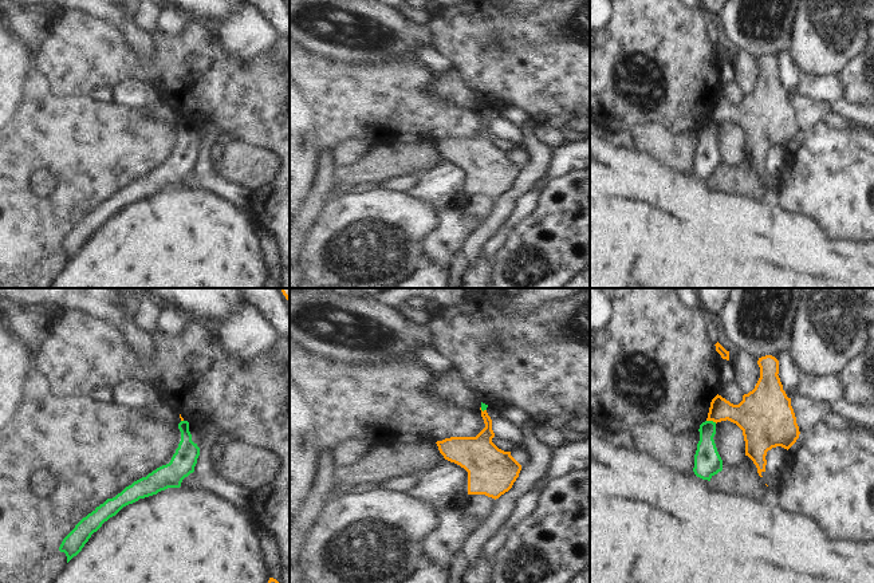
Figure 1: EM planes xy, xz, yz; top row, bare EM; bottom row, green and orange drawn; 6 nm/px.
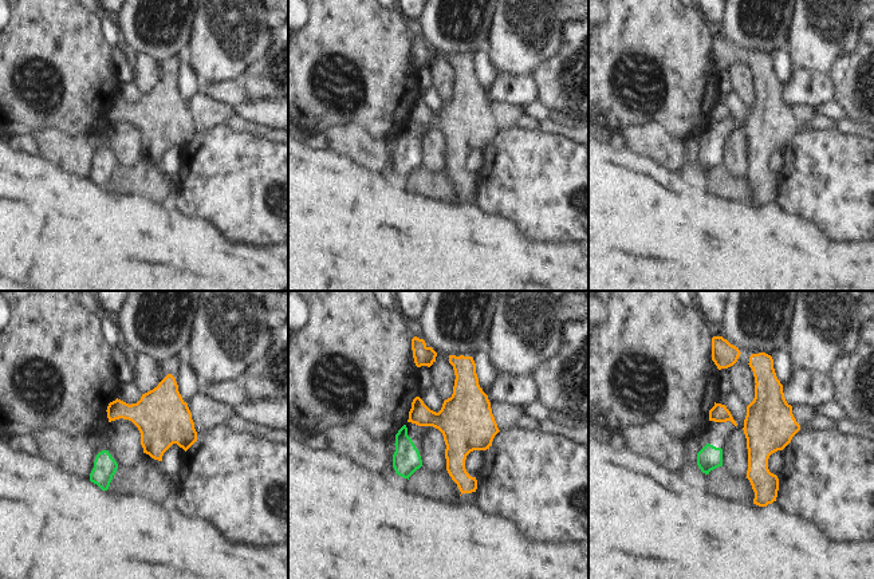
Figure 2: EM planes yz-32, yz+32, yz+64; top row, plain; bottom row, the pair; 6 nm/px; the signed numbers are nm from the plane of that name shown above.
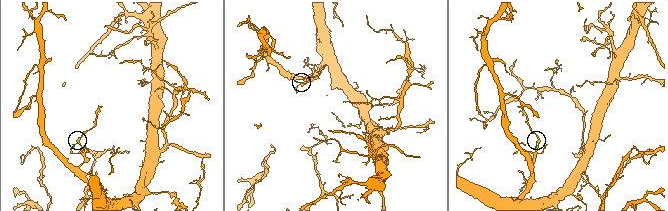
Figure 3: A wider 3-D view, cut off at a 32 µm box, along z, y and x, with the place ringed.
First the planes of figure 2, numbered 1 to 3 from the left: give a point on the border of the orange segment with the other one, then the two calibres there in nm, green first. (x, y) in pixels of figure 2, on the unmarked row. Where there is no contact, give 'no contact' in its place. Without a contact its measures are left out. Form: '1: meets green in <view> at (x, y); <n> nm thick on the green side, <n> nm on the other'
1: no contact
2: no contact
3: no contact

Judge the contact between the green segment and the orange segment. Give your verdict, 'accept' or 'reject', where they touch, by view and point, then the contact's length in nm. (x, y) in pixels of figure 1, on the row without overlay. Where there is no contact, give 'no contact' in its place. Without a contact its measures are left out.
reject | yz (712, 121) | 70 nm

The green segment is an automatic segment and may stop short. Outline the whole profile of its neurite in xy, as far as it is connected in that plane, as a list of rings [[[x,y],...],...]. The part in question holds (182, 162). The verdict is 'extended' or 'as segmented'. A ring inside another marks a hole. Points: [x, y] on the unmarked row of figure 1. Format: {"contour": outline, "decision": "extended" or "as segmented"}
{"contour": [[[181,121],[178,129],[181,141],[169,164],[162,165],[126,186],[113,198],[107,198],[91,213],[83,217],[75,228],[63,239],[59,251],[67,256],[67,263],[76,256],[91,235],[97,232],[105,221],[115,216],[123,206],[157,194],[168,188],[180,188],[185,177],[194,172],[200,147],[192,141],[193,133],[201,125],[194,121]]], "decision": "extended"}

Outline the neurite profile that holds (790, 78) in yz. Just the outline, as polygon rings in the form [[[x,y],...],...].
[[[788,51],[782,52],[777,55],[779,60],[779,72],[780,72],[780,82],[783,84],[783,90],[786,91],[787,96],[791,98],[798,92],[800,84],[799,71],[791,59]]]

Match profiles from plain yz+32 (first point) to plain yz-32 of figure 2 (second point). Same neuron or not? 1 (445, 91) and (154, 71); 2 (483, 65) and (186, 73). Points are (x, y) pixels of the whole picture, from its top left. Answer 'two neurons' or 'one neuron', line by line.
1: one neuron
2: one neuron

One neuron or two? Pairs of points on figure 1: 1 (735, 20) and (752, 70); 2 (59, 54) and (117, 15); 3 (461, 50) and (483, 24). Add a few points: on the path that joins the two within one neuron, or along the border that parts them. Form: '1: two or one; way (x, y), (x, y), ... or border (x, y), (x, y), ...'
1: two; border (740, 50), (754, 56)
2: two; border (91, 14), (110, 19), (121, 28)
3: one; way (465, 43), (476, 31)

